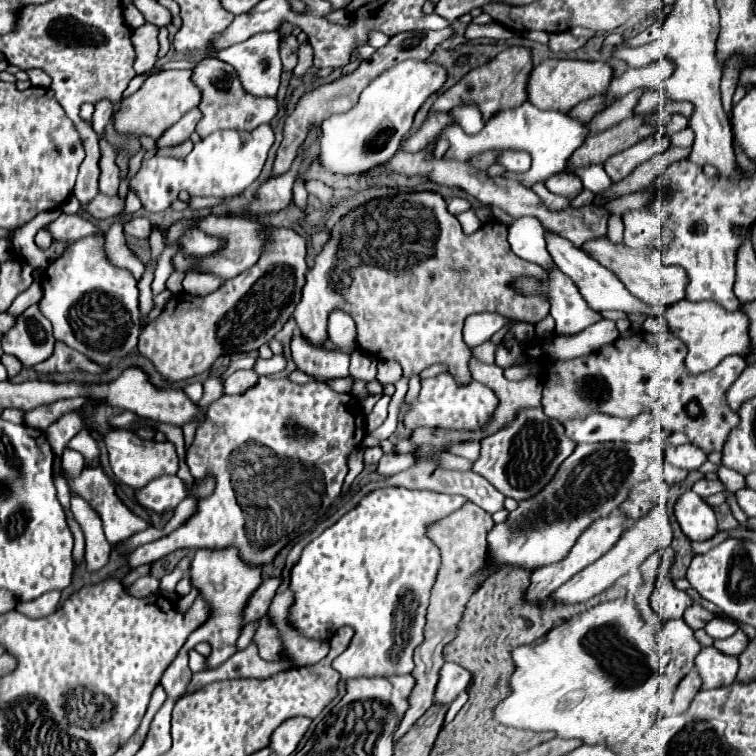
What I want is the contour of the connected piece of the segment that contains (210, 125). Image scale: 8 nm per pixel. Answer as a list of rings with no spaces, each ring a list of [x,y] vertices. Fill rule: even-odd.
[[[208,56],[200,62],[196,62],[196,66],[192,68],[192,82],[200,88],[202,100],[200,100],[200,112],[202,112],[202,120],[198,122],[196,132],[200,134],[200,138],[206,138],[208,134],[216,132],[216,130],[244,130],[250,132],[254,128],[258,128],[260,124],[270,124],[274,120],[274,116],[278,114],[278,98],[276,96],[250,96],[244,88],[242,82],[238,80],[238,74],[234,72],[234,68],[230,68],[230,64]]]

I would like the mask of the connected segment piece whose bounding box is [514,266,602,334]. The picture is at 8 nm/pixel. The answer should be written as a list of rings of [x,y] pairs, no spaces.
[[[558,266],[548,270],[548,278],[518,276],[518,278],[514,278],[514,286],[523,295],[546,296],[548,300],[556,300],[556,304],[550,306],[550,316],[556,320],[556,332],[558,334],[576,334],[576,332],[584,330],[586,326],[602,320],[602,314],[588,308],[588,304],[584,302],[582,294],[576,288],[576,284],[564,272],[558,272]]]

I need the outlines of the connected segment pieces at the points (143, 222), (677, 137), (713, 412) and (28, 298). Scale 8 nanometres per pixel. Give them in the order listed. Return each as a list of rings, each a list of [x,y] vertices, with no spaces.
[[[136,218],[136,220],[130,220],[124,228],[124,232],[128,232],[130,236],[136,236],[136,238],[148,238],[148,218]]]
[[[686,128],[686,130],[678,132],[678,134],[672,134],[670,142],[672,142],[672,146],[682,146],[682,148],[690,148],[690,146],[692,146],[692,130],[690,130],[690,128]]]
[[[640,330],[628,338],[618,338],[610,344],[604,344],[600,350],[586,356],[554,364],[552,374],[544,382],[542,408],[550,418],[556,418],[560,422],[574,420],[574,416],[590,416],[596,412],[618,418],[634,418],[642,412],[648,412],[652,414],[653,422],[666,432],[686,434],[690,444],[702,448],[706,454],[720,452],[728,440],[730,430],[738,426],[738,414],[724,404],[724,394],[746,368],[746,360],[742,360],[742,356],[726,356],[726,360],[722,360],[710,372],[692,376],[684,368],[684,358],[686,344],[682,344],[682,340],[676,338],[672,332],[650,334]]]
[[[34,282],[32,284],[32,288],[30,290],[26,290],[26,292],[22,292],[12,304],[10,304],[10,308],[8,308],[8,314],[12,314],[12,316],[18,316],[20,312],[24,312],[30,304],[34,304],[34,302],[38,302],[42,298],[42,290],[40,290],[40,282]]]

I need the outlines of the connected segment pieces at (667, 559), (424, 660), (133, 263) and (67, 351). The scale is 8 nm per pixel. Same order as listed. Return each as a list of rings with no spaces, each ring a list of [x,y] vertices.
[[[672,548],[662,550],[662,568],[654,584],[654,592],[650,596],[650,606],[652,610],[662,618],[662,622],[682,618],[684,608],[688,604],[694,604],[682,590],[674,588],[670,576],[668,576],[668,566],[672,562]]]
[[[468,502],[464,504],[460,510],[452,512],[450,516],[438,520],[438,524],[430,524],[428,528],[428,536],[430,540],[434,540],[434,544],[442,550],[442,568],[438,572],[438,580],[434,584],[432,596],[430,596],[430,606],[428,606],[428,614],[426,614],[426,628],[424,628],[424,642],[420,644],[420,648],[414,652],[414,692],[410,692],[410,708],[406,710],[406,716],[398,728],[398,732],[394,734],[394,740],[398,740],[402,734],[406,734],[406,730],[432,706],[432,694],[438,682],[438,670],[444,664],[442,658],[442,648],[456,636],[456,624],[462,618],[464,606],[470,598],[470,586],[468,580],[470,576],[476,572],[480,572],[480,568],[486,566],[486,534],[488,530],[494,526],[494,520],[488,512],[484,512],[480,506]]]
[[[114,222],[106,234],[106,254],[112,260],[112,264],[120,268],[128,268],[136,280],[140,280],[144,272],[144,264],[136,254],[126,246],[124,234],[122,234],[122,222]]]
[[[56,342],[54,354],[48,360],[34,366],[36,372],[46,372],[46,374],[50,374],[50,372],[74,372],[76,368],[84,368],[92,374],[100,374],[109,370],[109,367],[103,367],[92,362],[83,354],[80,354],[74,348],[70,348],[70,346],[66,346],[66,344],[62,344],[62,342]]]

